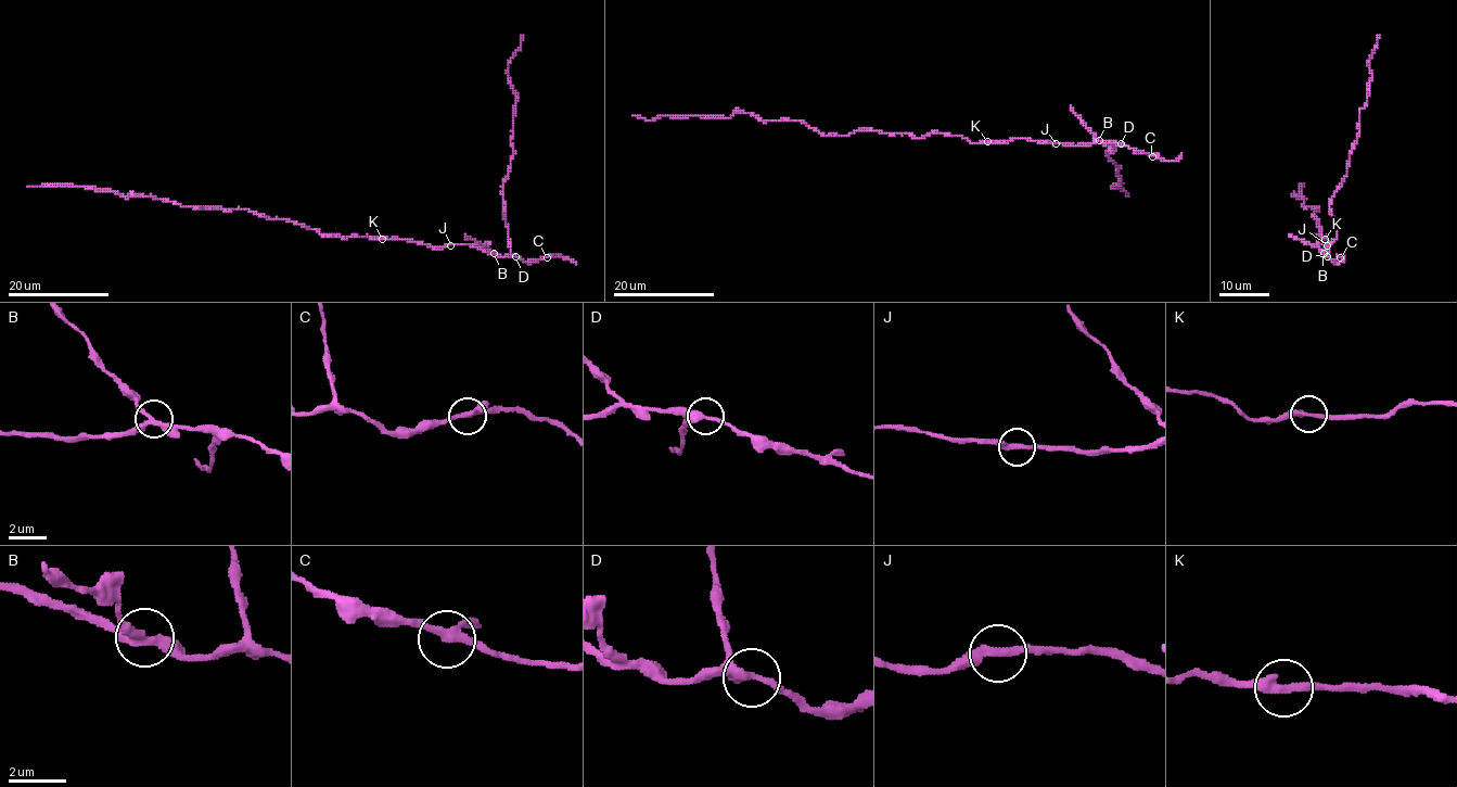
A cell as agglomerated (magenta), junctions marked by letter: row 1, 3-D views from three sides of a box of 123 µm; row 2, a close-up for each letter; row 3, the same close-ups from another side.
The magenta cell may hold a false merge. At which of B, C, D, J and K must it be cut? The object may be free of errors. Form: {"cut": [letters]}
{"cut": ["B"]}

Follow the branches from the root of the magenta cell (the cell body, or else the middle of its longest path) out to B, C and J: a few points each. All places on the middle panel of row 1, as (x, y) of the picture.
B: (985, 141), (1030, 139), (1038, 142), (1089, 146), (1099, 140)
C: (985, 141), (1030, 139), (1074, 146), (1119, 142), (1152, 156)
J: (985, 141), (1030, 139), (1056, 143)

